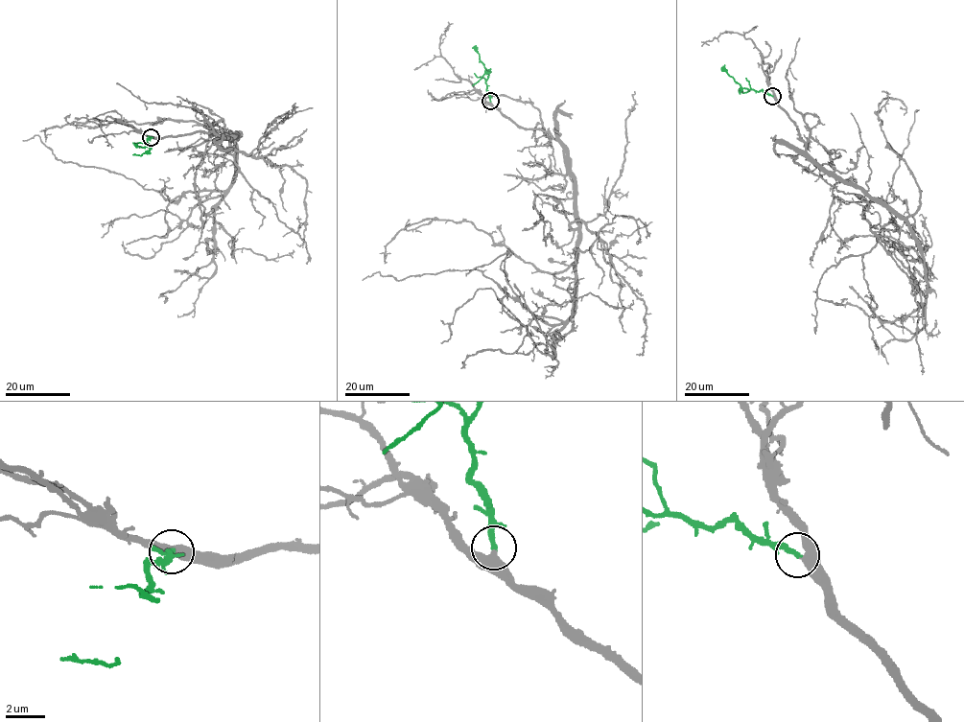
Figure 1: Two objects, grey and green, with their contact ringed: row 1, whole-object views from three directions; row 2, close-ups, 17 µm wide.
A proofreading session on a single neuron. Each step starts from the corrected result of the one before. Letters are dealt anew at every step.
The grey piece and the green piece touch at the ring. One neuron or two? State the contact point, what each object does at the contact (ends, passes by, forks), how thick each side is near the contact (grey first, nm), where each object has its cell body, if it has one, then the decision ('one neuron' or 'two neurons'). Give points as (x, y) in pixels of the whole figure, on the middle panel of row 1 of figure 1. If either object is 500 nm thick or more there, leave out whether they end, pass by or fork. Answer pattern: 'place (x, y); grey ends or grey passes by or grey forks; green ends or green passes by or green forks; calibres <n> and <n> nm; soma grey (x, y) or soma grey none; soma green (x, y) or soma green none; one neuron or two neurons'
place (490, 101); grey passes by; green ends; calibres 400 and 260 nm; soma grey none; soma green none; one neuron

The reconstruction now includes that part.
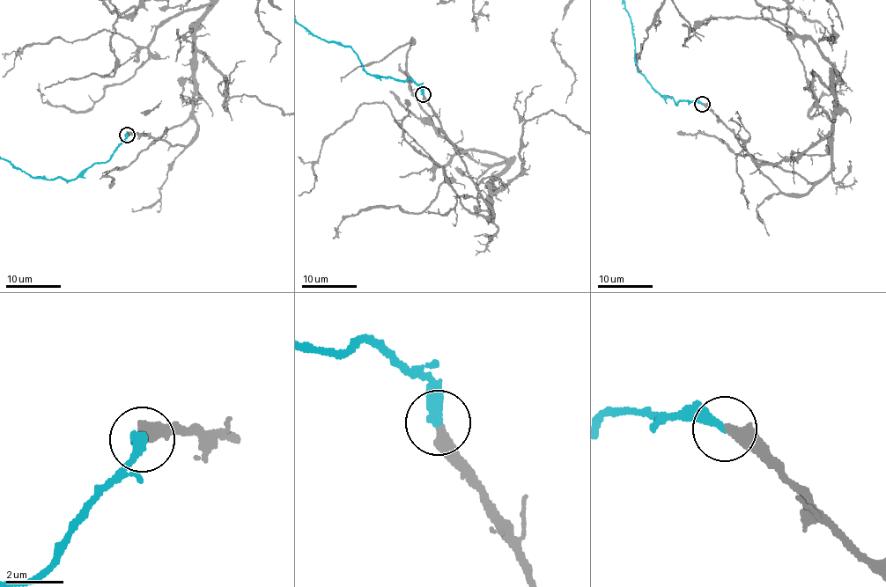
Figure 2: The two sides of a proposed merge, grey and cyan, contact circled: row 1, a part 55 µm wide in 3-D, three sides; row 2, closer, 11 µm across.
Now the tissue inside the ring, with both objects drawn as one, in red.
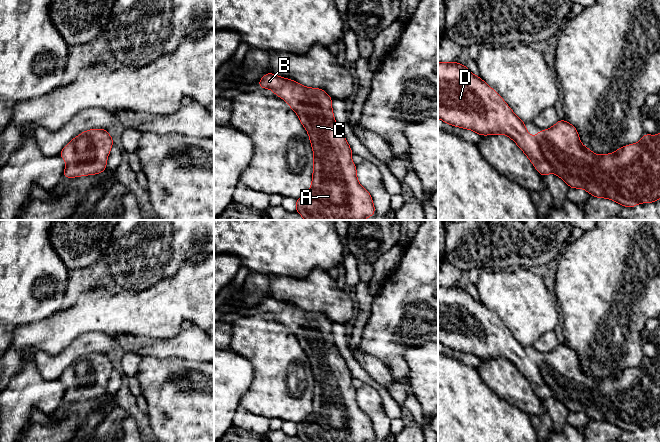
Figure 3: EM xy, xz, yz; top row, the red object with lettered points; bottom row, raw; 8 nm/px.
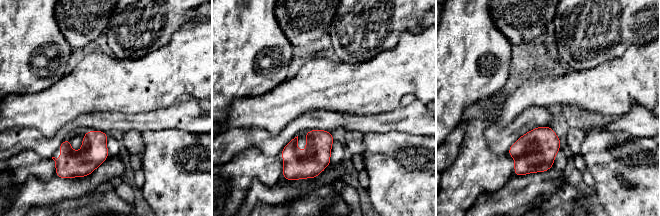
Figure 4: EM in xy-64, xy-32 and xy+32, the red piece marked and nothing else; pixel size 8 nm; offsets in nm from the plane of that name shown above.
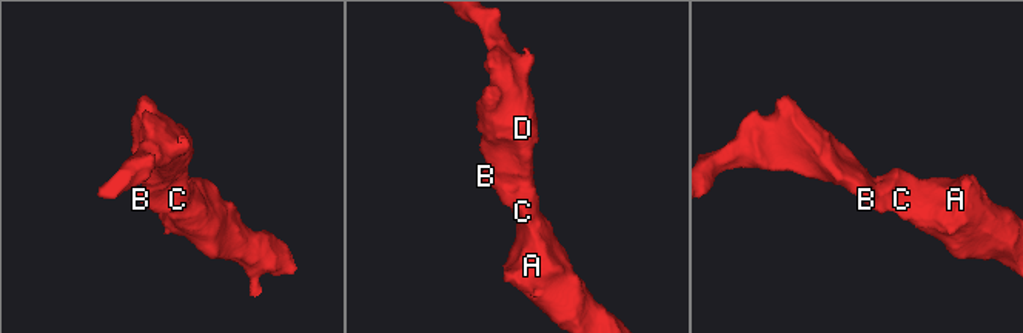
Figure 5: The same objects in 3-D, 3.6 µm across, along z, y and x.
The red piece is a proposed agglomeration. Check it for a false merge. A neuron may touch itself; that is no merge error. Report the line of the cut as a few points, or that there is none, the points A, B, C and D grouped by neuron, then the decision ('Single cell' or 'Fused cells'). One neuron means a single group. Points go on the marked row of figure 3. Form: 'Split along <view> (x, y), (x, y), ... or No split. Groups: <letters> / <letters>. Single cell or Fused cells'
No split. Groups: A B C D. Single cell

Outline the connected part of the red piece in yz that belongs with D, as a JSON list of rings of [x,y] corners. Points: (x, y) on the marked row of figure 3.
[[[438,62],[438,118],[452,126],[473,130],[482,136],[507,135],[521,148],[542,177],[553,172],[570,188],[583,188],[594,197],[608,198],[631,208],[638,203],[651,203],[660,199],[660,132],[657,136],[644,134],[640,142],[620,147],[616,152],[606,155],[595,155],[584,147],[576,128],[566,120],[559,120],[553,127],[538,131],[534,138],[527,132],[525,122],[514,114],[503,98],[481,77],[475,76],[458,62]]]

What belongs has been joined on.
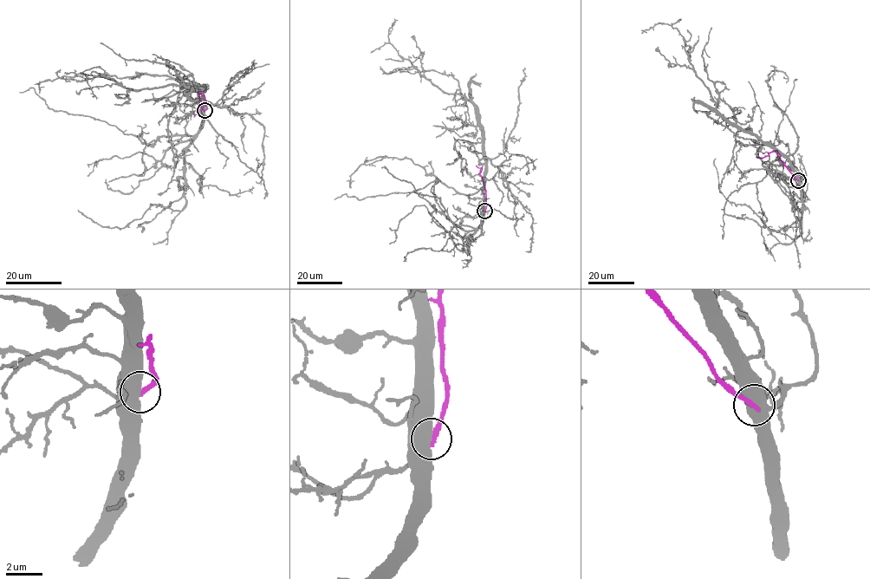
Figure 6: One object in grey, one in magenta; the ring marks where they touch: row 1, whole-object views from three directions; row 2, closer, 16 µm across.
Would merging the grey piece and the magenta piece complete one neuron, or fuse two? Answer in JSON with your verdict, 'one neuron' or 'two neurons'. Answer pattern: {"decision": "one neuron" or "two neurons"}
{"decision": "two neurons"}

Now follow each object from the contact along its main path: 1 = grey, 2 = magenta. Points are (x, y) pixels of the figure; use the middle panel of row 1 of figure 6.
1: (484, 211), (484, 133), (480, 115), (464, 96), (444, 93), (401, 57), (388, 38), (389, 28), (396, 20)
2: (484, 211), (486, 191), (479, 175), (481, 168), (476, 165)

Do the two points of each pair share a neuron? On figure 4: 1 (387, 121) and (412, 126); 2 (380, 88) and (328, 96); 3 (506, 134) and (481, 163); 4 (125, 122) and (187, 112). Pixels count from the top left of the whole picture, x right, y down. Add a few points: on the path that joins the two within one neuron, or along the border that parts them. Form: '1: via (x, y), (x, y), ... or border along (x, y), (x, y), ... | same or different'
1: via (393, 121), (406, 121) | same
2: via (367, 88), (341, 88) | same
3: border along (487, 127), (488, 147), (506, 153) | different
4: via (140, 122), (172, 117) | same

